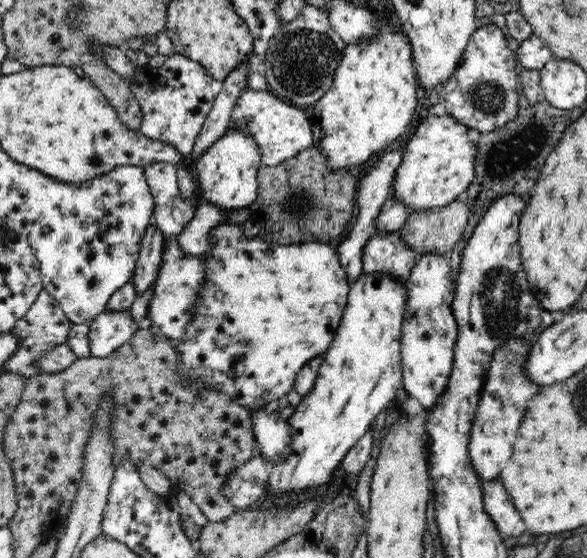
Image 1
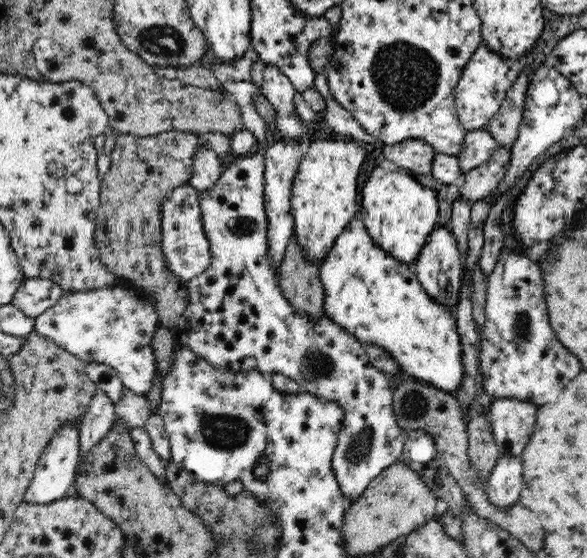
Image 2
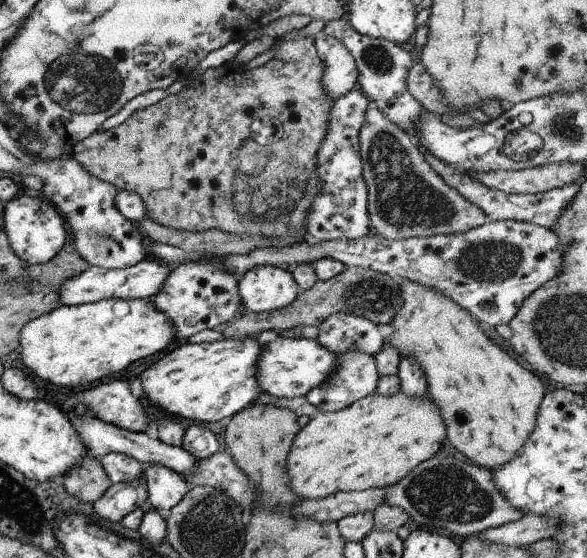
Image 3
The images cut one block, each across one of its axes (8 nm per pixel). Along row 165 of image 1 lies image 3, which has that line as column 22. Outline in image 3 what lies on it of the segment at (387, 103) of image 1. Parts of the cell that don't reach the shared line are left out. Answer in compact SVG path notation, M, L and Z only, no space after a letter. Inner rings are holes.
M101 299L80 305L61 305L27 322L19 332L16 351L23 366L45 382L63 388L86 388L129 364L161 352L173 342L173 324L153 308L150 299Z

